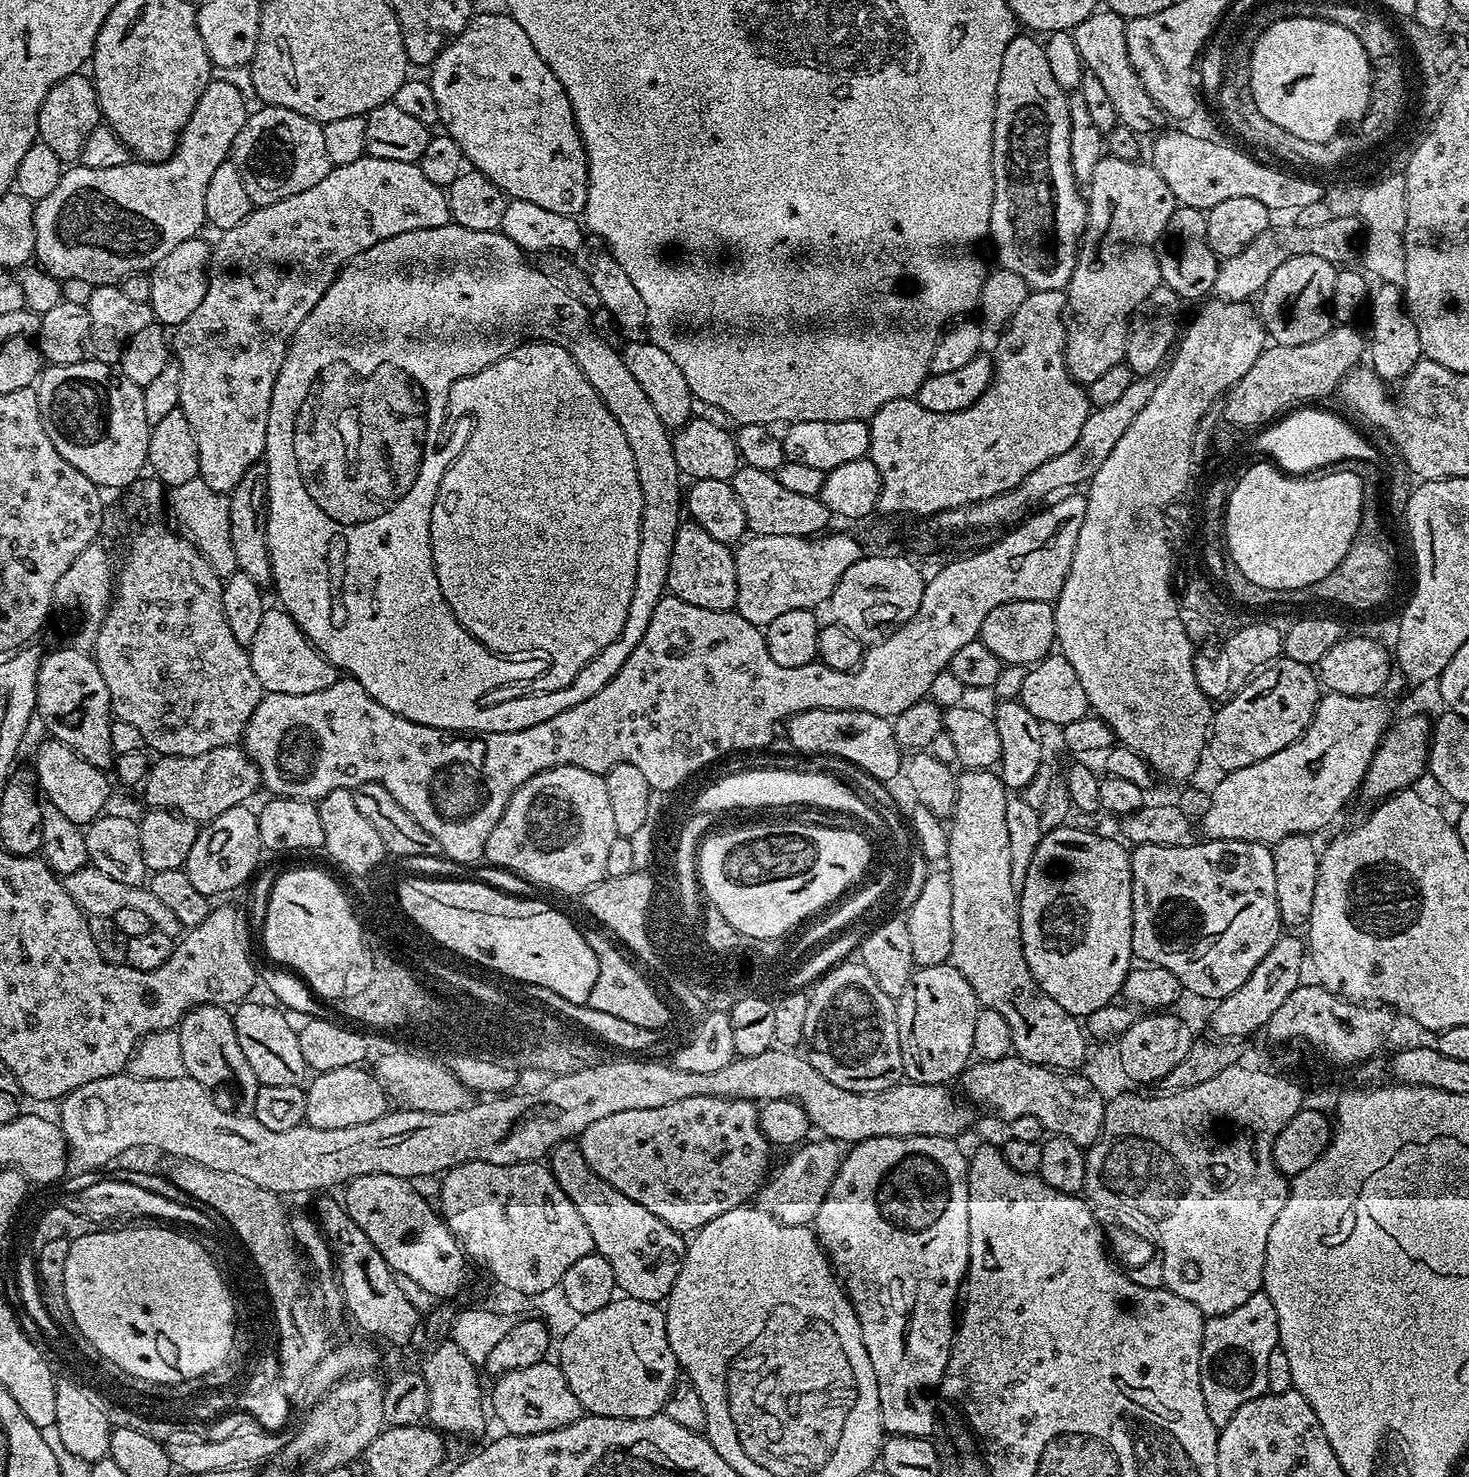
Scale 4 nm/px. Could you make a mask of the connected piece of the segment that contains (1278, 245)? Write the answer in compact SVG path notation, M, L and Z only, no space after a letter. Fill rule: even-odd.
M1333 214L1330 222L1326 222L1322 226L1298 226L1294 222L1288 222L1288 224L1273 223L1266 230L1262 230L1262 234L1258 234L1258 238L1254 238L1254 242L1250 242L1250 246L1246 246L1246 250L1241 250L1239 254L1233 256L1223 257L1219 261L1220 269L1214 278L1212 292L1215 299L1218 300L1243 300L1248 302L1257 294L1263 292L1266 282L1270 282L1270 274L1274 274L1274 270L1278 270L1278 266L1282 266L1282 262L1286 262L1290 258L1299 258L1302 254L1314 254L1314 258L1326 258L1326 262L1331 264L1348 266L1353 263L1352 259L1355 256L1357 259L1361 248L1362 225L1359 215L1356 214L1352 214L1352 216Z

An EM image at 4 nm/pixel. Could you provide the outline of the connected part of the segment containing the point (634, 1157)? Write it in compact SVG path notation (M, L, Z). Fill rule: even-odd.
M699 1096L698 1098L682 1098L682 1102L670 1102L670 1106L654 1106L654 1110L618 1110L618 1114L610 1114L606 1118L601 1118L598 1122L590 1122L586 1130L578 1137L578 1143L586 1162L614 1190L626 1194L626 1198L634 1198L638 1206L646 1206L650 1214L658 1214L666 1226L670 1226L681 1234L695 1234L702 1226L706 1226L718 1214L726 1214L726 1210L734 1210L747 1205L755 1197L756 1193L764 1187L766 1177L769 1175L768 1151L770 1145L764 1132L760 1129L760 1108L750 1100L731 1100L721 1096Z

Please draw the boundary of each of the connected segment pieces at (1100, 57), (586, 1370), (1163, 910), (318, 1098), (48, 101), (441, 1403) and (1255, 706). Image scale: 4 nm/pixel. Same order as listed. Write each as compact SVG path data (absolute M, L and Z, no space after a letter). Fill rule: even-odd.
M1097 10L1078 27L1071 29L1074 46L1078 46L1078 54L1082 58L1085 69L1092 72L1094 77L1102 82L1103 89L1110 94L1119 123L1126 125L1137 134L1152 131L1155 133L1165 127L1166 117L1164 111L1154 102L1154 98L1146 94L1146 86L1142 86L1130 62L1130 54L1126 50L1125 23L1118 14L1107 10Z
M621 1295L602 1306L602 1310L580 1316L577 1321L560 1344L558 1363L581 1409L593 1416L610 1418L646 1418L657 1415L678 1379L676 1355L674 1350L670 1350L670 1338L666 1334L664 1308L651 1300Z
M1210 840L1197 842L1190 846L1146 846L1137 844L1131 849L1132 857L1132 955L1144 964L1157 964L1159 968L1170 970L1174 978L1178 978L1181 989L1185 993L1193 992L1204 1000L1215 1002L1225 1000L1250 974L1254 974L1254 966L1270 954L1270 946L1274 946L1282 935L1282 923L1279 916L1279 906L1274 886L1274 858L1272 848L1267 844L1246 842L1245 840Z
M367 1067L343 1068L317 1072L311 1077L306 1088L305 1121L311 1128L342 1130L346 1126L362 1126L374 1122L374 1118L389 1111L390 1101L384 1094L384 1087L378 1083Z
M79 71L59 80L50 90L50 94L46 94L42 110L38 110L38 140L39 143L50 146L50 150L58 154L60 161L76 162L82 154L86 138L90 138L90 130L101 123L96 88L91 79L83 71Z
M451 1342L440 1344L424 1360L422 1375L428 1391L427 1423L441 1433L452 1436L476 1436L484 1428L486 1392L480 1389L478 1368L458 1346Z
M1279 655L1264 665L1248 683L1215 709L1206 745L1221 773L1233 772L1242 766L1262 762L1270 754L1278 754L1290 746L1308 728L1314 718L1316 704L1322 695L1317 673L1294 658Z

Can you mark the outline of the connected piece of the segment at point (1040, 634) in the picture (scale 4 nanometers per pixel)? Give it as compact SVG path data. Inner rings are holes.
M1011 600L986 614L980 627L980 641L1000 659L1001 665L1022 664L1031 666L1044 659L1056 644L1056 610L1049 601Z

